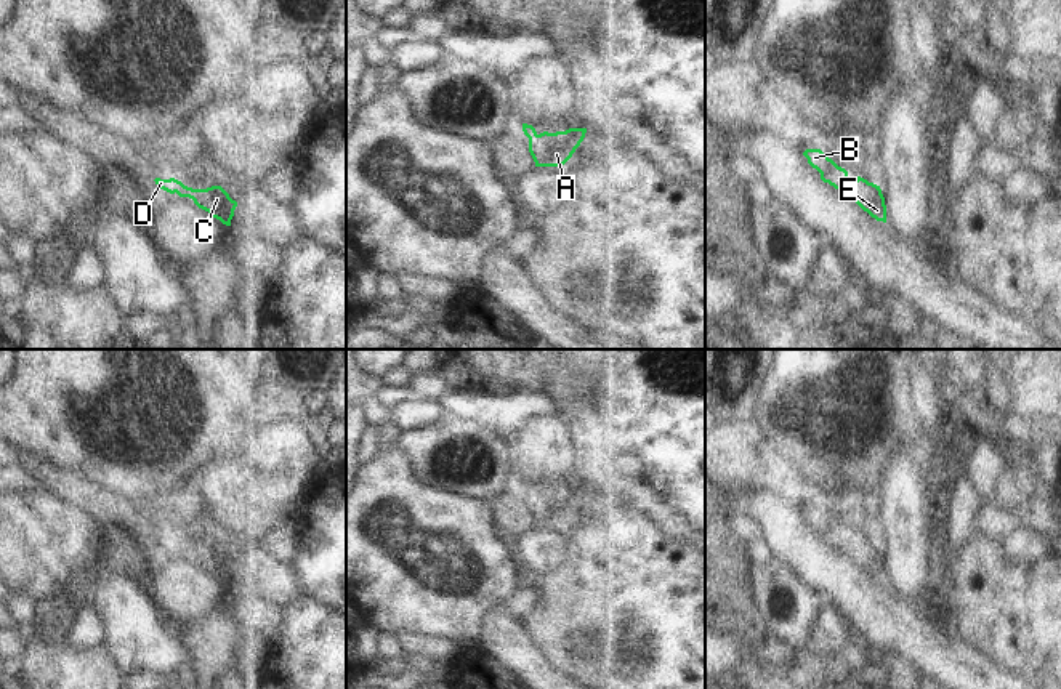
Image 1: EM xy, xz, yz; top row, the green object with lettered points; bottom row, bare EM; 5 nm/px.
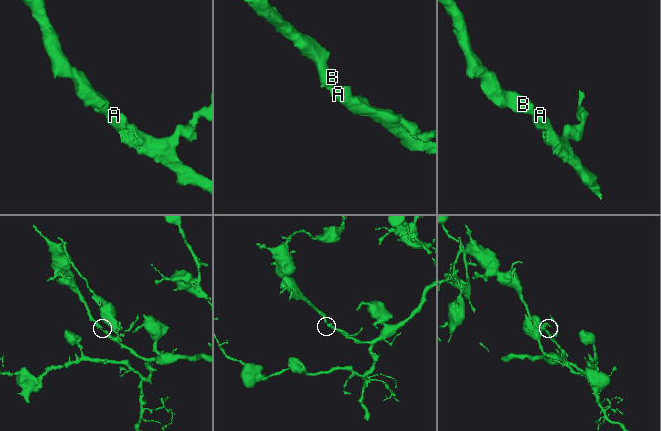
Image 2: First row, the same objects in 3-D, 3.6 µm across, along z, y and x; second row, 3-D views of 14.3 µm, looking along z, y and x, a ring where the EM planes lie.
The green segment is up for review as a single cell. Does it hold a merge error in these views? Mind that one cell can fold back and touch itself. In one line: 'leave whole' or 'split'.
leave whole

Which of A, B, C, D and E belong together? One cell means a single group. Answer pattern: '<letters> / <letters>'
A B C D E

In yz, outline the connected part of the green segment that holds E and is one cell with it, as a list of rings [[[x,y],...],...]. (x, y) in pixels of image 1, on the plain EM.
[[[806,508],[803,514],[808,522],[821,532],[821,538],[835,548],[845,548],[851,558],[872,577],[886,582],[886,564],[880,545],[857,535],[856,540],[848,538],[848,530],[838,526],[821,508]]]

